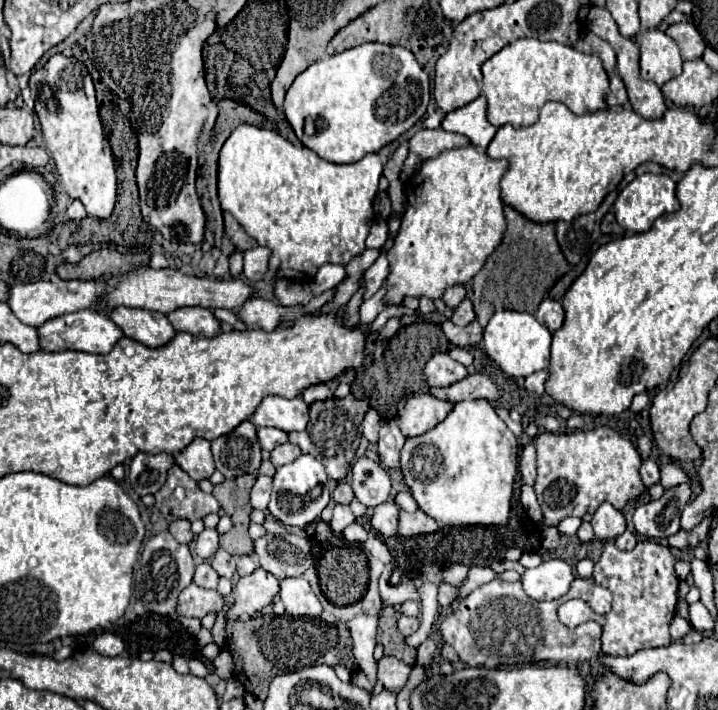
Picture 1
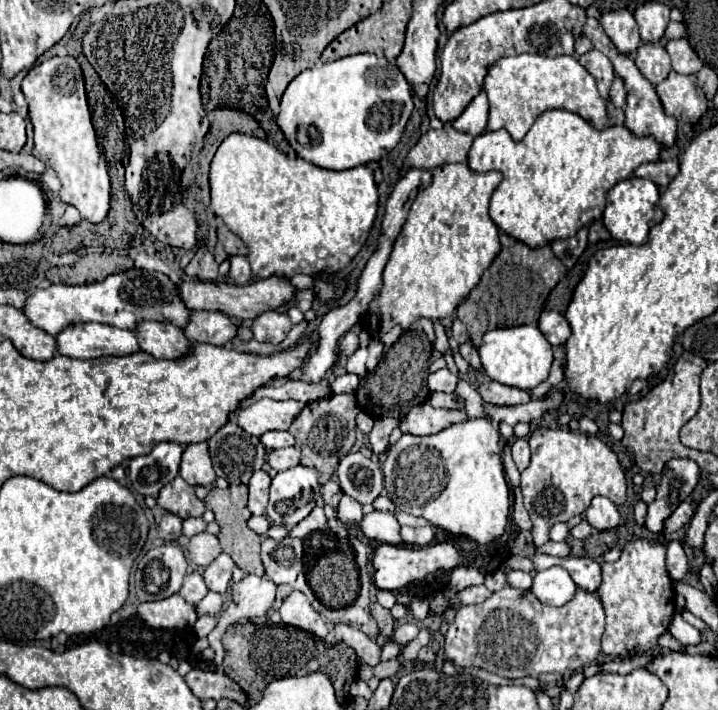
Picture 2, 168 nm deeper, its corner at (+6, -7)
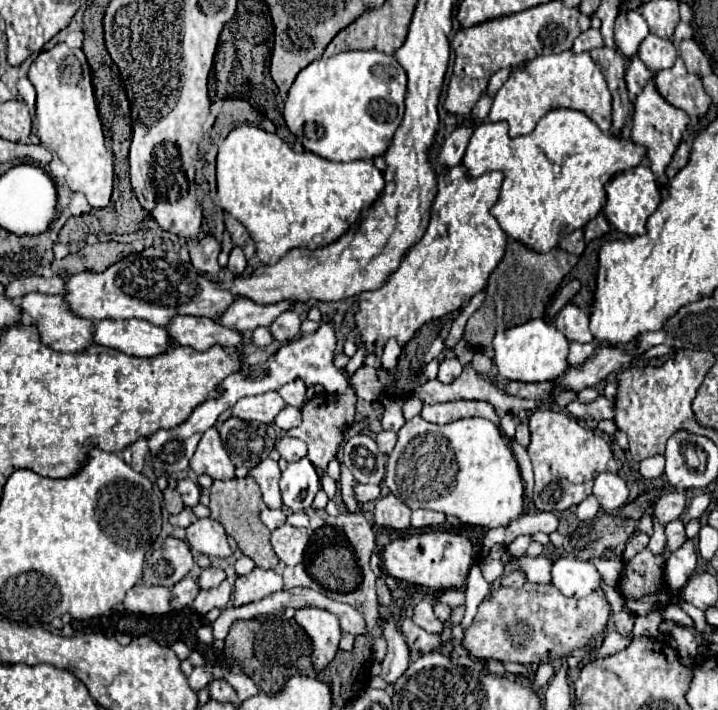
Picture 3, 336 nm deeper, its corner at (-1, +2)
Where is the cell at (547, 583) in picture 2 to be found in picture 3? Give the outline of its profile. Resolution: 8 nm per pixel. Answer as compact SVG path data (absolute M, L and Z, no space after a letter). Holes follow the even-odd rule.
M561 558L551 568L551 582L565 596L581 598L599 588L599 572L591 562Z

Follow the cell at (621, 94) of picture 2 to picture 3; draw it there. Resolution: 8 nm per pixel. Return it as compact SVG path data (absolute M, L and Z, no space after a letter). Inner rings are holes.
M635 56L631 58L631 64L627 68L627 74L625 74L625 84L627 84L627 90L631 94L639 94L643 90L643 86L647 84L647 80L653 78L653 74L647 70L647 66Z

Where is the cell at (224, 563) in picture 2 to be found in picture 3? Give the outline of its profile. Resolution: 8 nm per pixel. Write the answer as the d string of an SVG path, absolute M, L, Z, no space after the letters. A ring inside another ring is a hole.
M209 566L209 568L205 568L205 570L201 572L201 576L199 576L199 586L201 586L203 590L207 590L207 588L215 588L215 586L219 586L225 578L227 578L225 570Z

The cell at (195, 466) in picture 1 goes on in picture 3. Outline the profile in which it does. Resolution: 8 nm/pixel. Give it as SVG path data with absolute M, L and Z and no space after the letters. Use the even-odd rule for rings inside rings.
M209 428L193 458L191 458L191 470L199 476L199 474L207 474L211 478L219 478L219 480L229 480L233 478L233 472L235 472L235 466L233 462L229 460L221 440L219 440L219 432L217 428Z

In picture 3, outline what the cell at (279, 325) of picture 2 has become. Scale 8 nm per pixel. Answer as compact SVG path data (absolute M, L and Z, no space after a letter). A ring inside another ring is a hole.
M285 310L271 326L269 326L269 332L275 340L279 342L289 342L293 340L297 334L299 334L299 328L301 328L301 318L293 312L293 310Z

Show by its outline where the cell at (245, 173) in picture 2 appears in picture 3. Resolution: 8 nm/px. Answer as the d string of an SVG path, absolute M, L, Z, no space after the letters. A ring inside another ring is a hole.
M243 124L229 132L219 146L216 158L217 198L223 210L235 216L251 234L257 246L257 256L263 264L275 264L293 248L317 250L339 240L349 226L353 226L361 212L371 208L383 192L383 174L375 168L373 160L331 162L313 152L297 154L277 134L263 128Z

